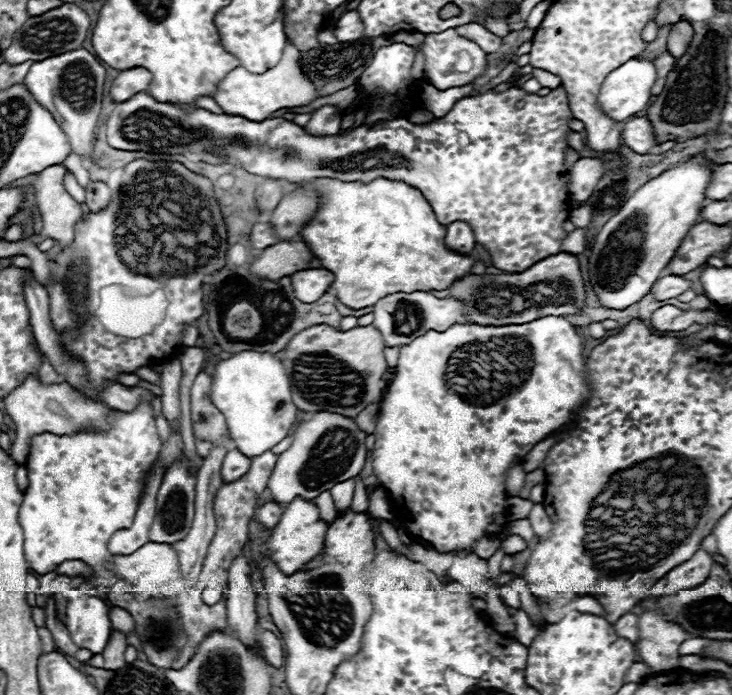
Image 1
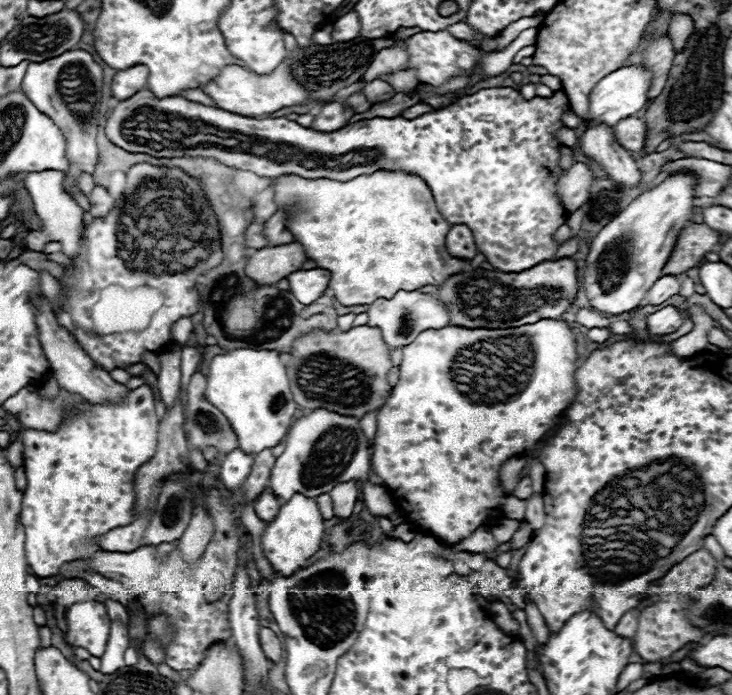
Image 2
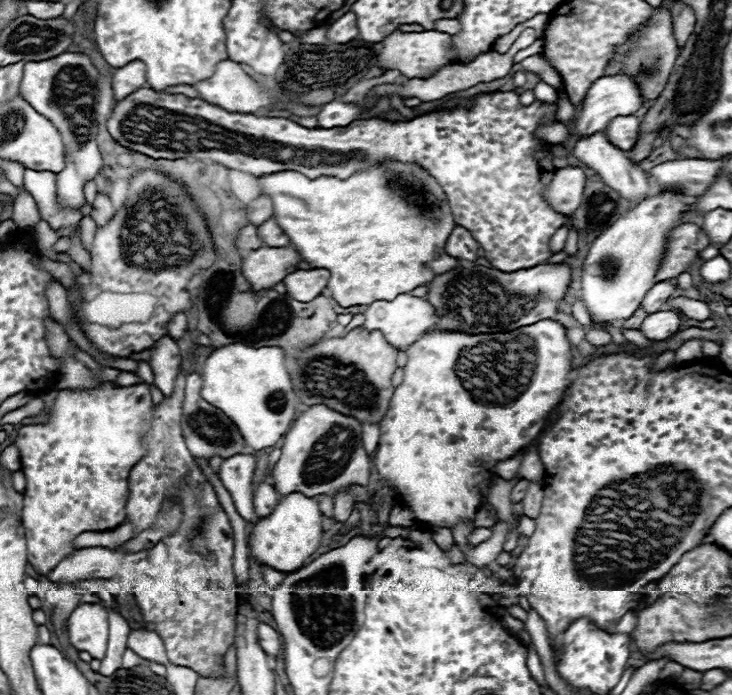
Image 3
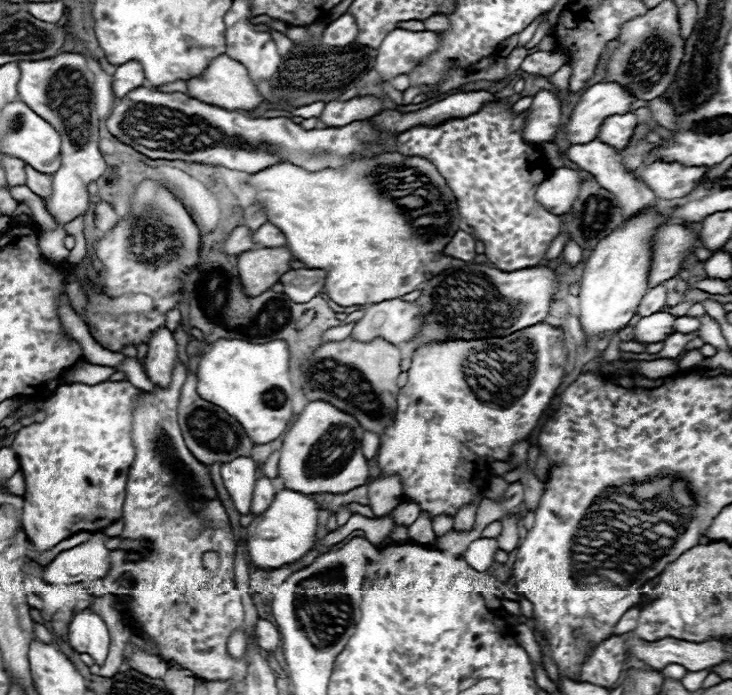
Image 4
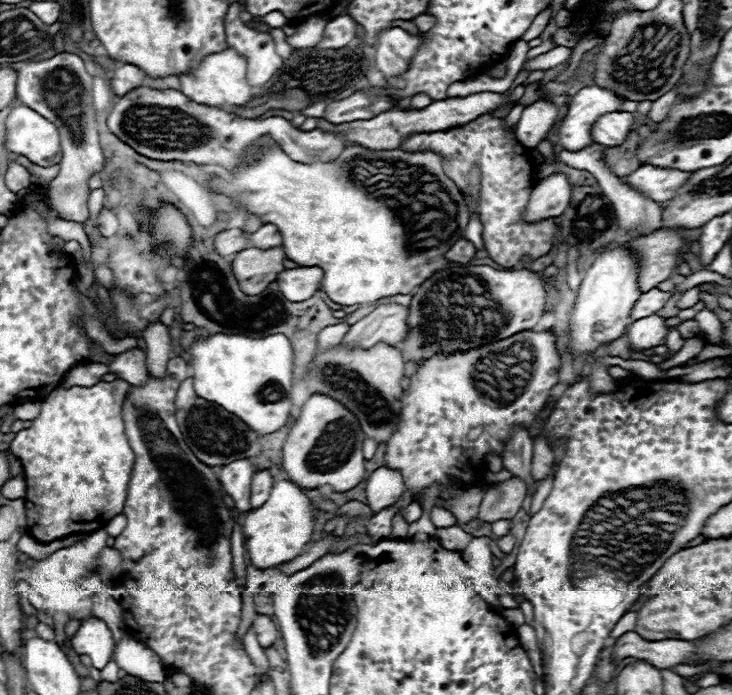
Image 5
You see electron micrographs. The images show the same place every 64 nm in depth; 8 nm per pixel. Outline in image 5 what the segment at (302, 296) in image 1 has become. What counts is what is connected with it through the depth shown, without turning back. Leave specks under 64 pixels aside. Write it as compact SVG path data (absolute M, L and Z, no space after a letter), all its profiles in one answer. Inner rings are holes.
M298 266L280 272L276 278L276 284L286 300L290 302L304 302L308 300L316 290L320 290L322 282L322 268L316 266Z

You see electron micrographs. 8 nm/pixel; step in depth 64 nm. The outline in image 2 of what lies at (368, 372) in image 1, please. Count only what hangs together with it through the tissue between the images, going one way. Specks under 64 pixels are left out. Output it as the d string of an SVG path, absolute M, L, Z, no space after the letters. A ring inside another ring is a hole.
M356 326L342 334L310 332L298 338L292 346L292 358L288 366L288 378L292 394L302 408L328 408L342 416L362 418L368 412L380 410L392 386L388 384L388 372L392 368L390 346L382 340L382 332L370 326Z

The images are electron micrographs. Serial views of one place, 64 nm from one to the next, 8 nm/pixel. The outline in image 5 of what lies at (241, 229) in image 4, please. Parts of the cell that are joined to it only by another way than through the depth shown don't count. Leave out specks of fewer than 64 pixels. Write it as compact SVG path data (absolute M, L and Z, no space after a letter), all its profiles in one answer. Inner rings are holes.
M234 228L234 230L224 230L220 234L216 234L214 238L214 250L220 254L220 256L232 256L244 248L248 248L248 236Z

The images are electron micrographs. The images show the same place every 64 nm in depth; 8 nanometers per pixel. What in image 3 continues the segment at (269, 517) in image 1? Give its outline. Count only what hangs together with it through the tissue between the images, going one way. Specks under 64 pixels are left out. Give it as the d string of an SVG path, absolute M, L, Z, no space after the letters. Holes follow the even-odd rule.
M262 482L254 490L254 512L256 512L256 516L260 516L260 518L268 516L274 510L274 506L278 504L278 500L280 498L278 498L276 488L272 484L268 484L268 482Z

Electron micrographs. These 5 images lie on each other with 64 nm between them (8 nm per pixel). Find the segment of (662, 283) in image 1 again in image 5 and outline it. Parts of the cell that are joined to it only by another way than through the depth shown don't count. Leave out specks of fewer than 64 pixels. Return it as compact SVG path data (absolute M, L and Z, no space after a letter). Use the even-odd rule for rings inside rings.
M652 288L652 290L644 292L644 294L640 296L640 300L636 300L630 318L632 318L632 320L640 320L640 318L646 318L646 316L654 314L656 310L660 310L660 308L666 304L666 300L668 300L670 296L672 296L670 292L662 292L662 290L658 290L658 288Z

